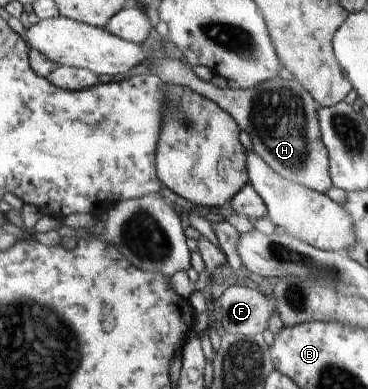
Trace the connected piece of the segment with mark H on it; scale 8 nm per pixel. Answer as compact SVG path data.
M161 57L156 61L155 75L166 85L181 85L207 97L227 111L237 122L240 131L249 133L255 153L276 174L304 185L313 191L326 194L331 189L329 173L330 156L322 141L315 100L297 80L283 78L263 81L253 89L229 89L215 87L213 83L201 81L193 68L183 59Z

